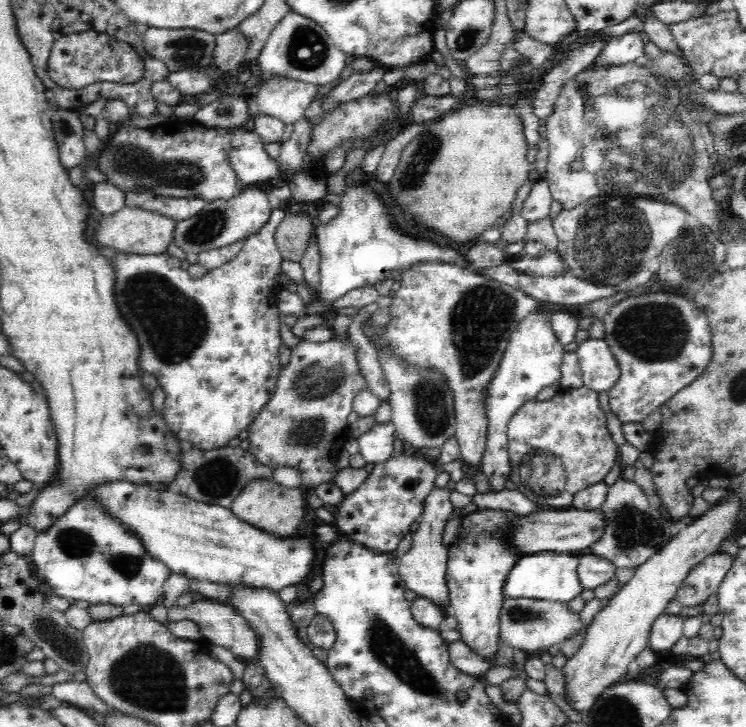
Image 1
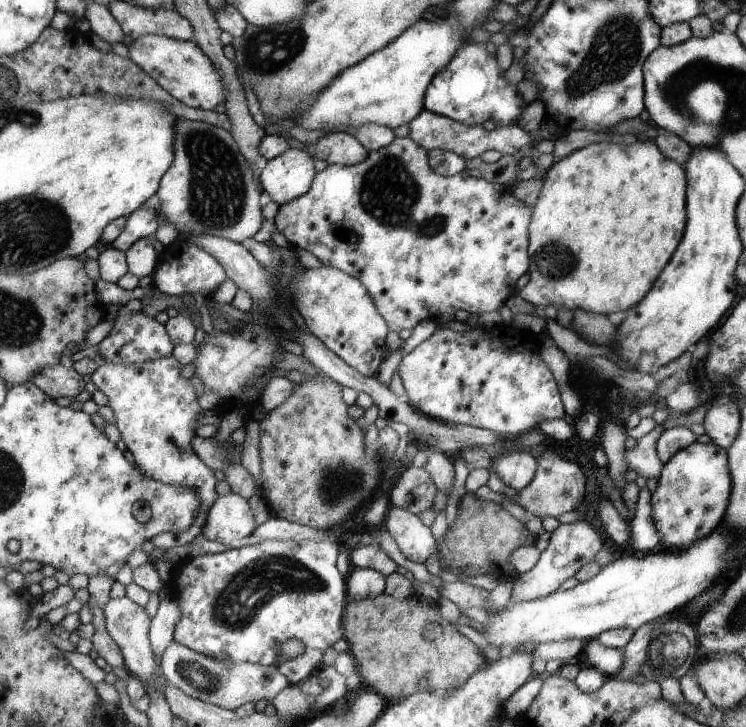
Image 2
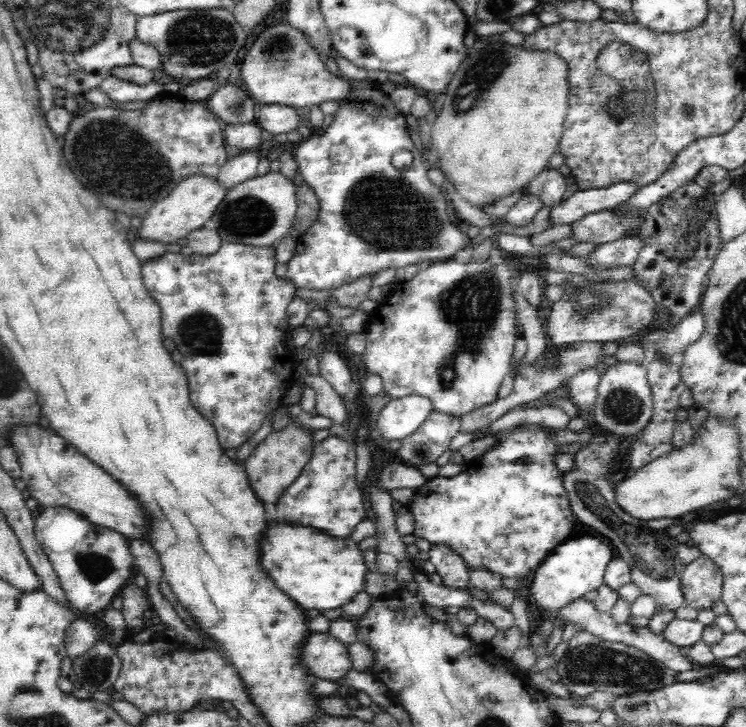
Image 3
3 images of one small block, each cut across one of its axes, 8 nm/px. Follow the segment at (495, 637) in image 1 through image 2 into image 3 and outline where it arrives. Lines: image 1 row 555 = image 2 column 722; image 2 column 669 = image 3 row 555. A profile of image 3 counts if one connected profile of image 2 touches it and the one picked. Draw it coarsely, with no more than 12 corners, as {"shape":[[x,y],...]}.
{"shape":[[539,425],[407,508],[470,573],[520,581],[577,523]]}

